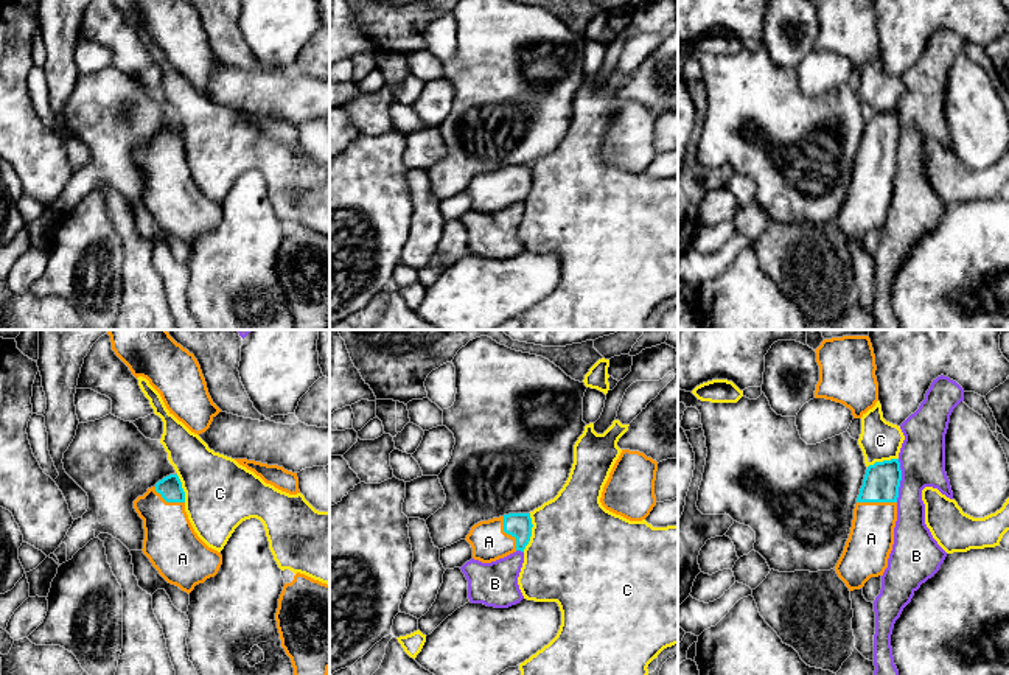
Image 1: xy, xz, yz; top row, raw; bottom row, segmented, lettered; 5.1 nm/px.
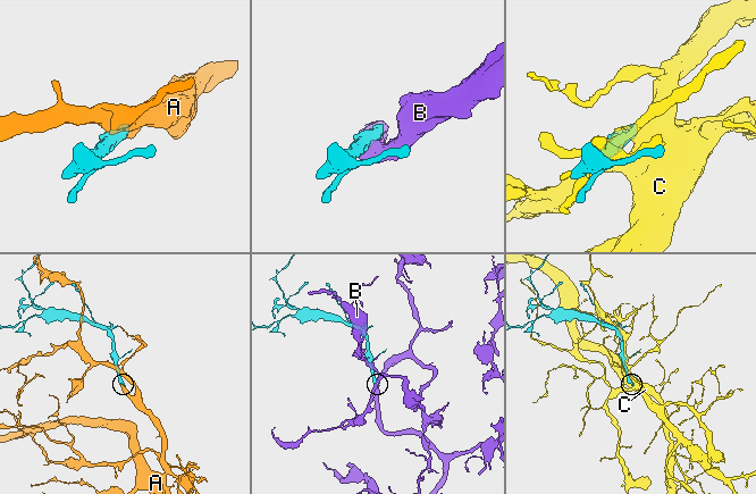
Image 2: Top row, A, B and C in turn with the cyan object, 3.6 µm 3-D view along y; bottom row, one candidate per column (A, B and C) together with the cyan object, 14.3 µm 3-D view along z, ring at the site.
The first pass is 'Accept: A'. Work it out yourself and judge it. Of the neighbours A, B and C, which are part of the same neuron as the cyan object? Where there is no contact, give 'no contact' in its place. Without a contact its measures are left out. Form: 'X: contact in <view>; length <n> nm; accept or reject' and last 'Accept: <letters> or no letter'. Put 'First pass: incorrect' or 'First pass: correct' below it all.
A: contact in yz; length 200 nm; accept
B: contact in yz; length 220 nm; reject
C: contact in xz; length 200 nm; reject
Accept: A
First pass: correct

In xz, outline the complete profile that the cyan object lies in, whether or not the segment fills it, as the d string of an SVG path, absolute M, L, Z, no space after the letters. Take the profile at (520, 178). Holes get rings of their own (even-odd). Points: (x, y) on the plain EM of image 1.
M508 165L474 176L466 187L473 210L491 215L516 202L524 204L532 188L530 165Z

